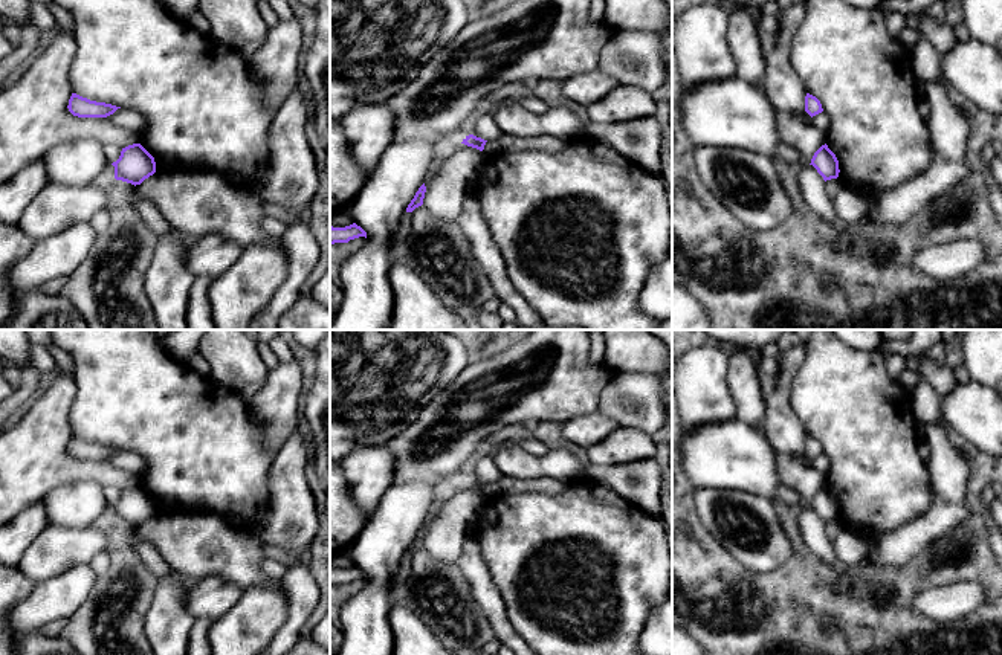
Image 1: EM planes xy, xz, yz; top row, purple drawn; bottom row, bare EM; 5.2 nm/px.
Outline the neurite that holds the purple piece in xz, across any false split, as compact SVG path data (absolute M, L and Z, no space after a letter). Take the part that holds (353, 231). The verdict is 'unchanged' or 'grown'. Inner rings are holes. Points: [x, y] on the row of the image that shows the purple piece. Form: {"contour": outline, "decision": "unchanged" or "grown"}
{"contour": "M356 223L345 226L345 227L333 227L330 226L330 244L335 243L348 243L350 240L365 237L367 232L357 226Z", "decision": "unchanged"}

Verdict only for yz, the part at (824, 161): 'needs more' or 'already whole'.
already whole

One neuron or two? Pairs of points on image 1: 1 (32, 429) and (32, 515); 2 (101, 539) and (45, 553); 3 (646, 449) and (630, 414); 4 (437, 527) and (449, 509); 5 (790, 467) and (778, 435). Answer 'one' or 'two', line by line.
1: two
2: one
3: two
4: one
5: two

